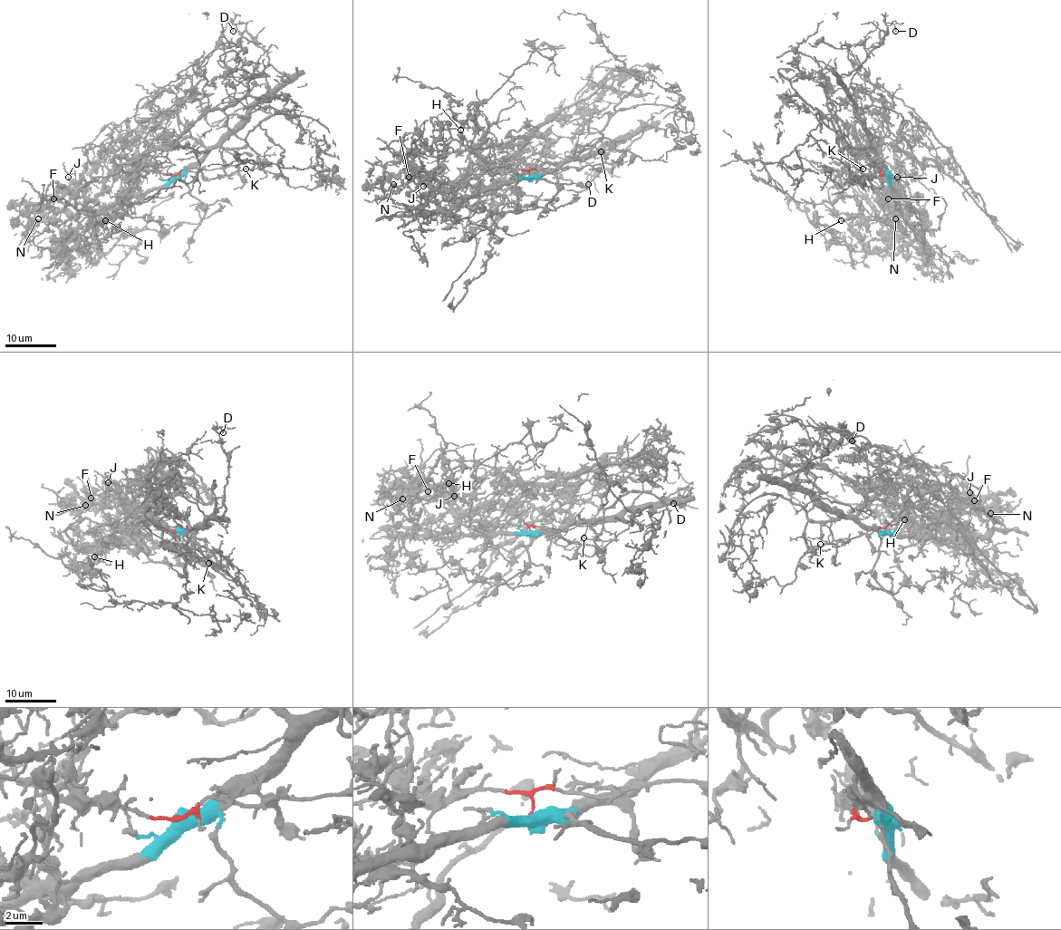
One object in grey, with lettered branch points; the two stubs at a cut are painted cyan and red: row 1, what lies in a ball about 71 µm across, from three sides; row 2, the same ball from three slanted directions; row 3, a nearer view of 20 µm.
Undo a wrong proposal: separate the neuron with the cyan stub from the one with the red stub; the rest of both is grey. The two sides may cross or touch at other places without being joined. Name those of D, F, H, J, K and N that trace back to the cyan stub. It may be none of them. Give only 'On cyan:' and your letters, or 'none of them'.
On cyan: D, K

